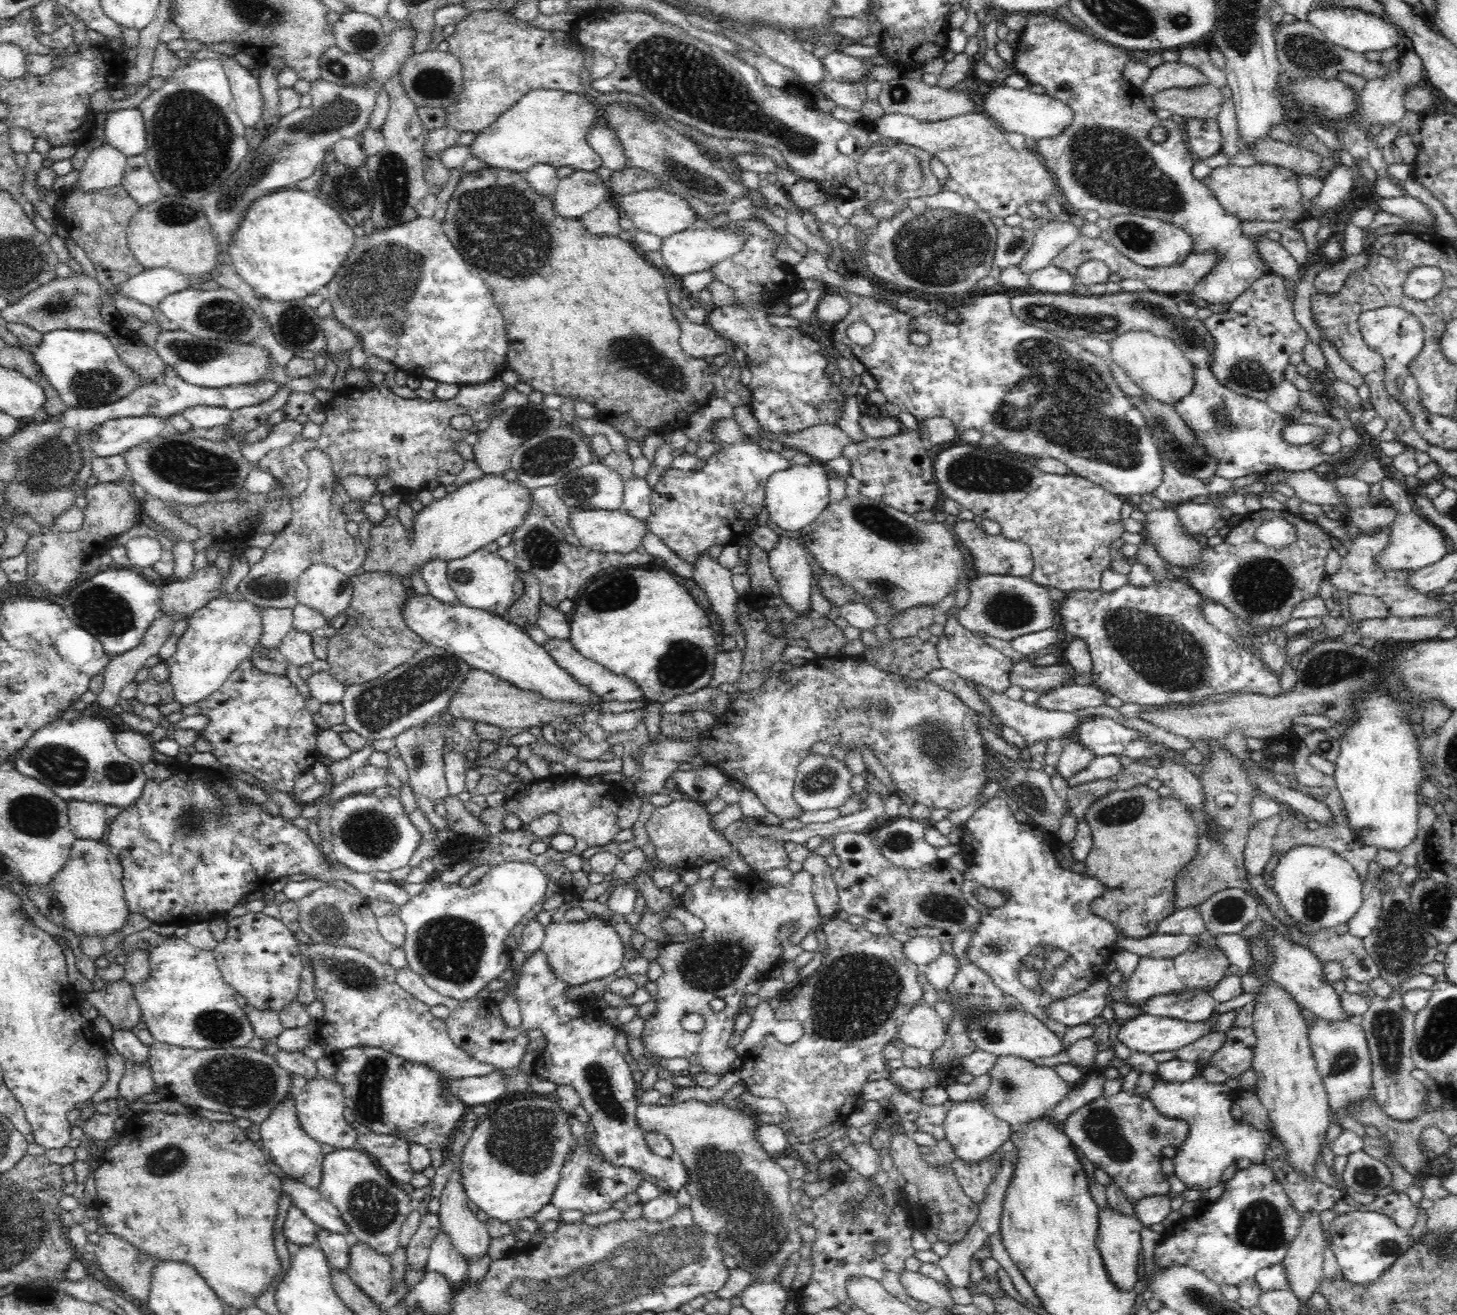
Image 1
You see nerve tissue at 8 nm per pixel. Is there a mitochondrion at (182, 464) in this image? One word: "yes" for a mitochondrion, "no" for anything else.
yes

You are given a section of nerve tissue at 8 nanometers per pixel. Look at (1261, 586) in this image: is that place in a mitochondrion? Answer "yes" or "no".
yes

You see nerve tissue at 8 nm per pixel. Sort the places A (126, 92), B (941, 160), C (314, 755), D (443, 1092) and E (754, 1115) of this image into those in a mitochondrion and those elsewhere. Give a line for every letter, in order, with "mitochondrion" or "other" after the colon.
A: other
B: other
C: other
D: other
E: other

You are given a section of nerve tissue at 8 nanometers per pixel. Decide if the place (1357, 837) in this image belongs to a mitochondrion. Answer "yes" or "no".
no

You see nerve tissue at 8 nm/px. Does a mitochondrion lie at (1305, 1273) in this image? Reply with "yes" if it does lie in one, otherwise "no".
no

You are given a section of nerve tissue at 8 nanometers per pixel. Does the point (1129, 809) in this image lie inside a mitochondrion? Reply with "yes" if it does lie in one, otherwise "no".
yes

